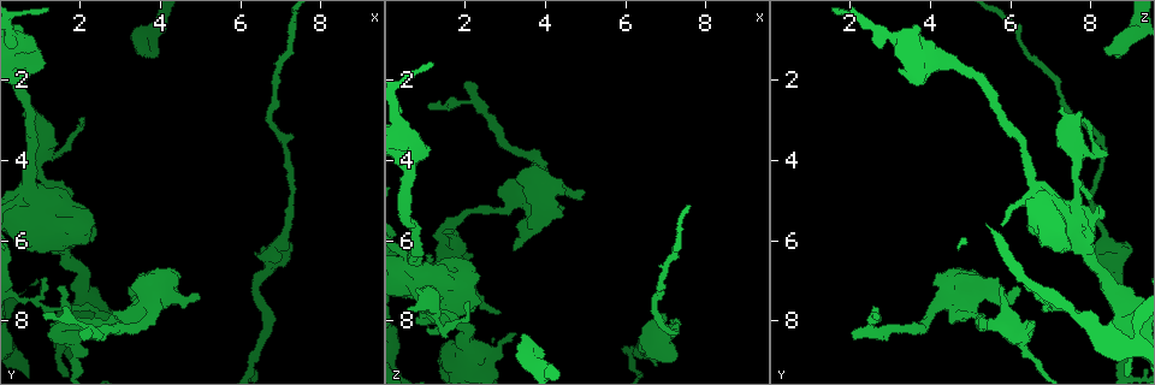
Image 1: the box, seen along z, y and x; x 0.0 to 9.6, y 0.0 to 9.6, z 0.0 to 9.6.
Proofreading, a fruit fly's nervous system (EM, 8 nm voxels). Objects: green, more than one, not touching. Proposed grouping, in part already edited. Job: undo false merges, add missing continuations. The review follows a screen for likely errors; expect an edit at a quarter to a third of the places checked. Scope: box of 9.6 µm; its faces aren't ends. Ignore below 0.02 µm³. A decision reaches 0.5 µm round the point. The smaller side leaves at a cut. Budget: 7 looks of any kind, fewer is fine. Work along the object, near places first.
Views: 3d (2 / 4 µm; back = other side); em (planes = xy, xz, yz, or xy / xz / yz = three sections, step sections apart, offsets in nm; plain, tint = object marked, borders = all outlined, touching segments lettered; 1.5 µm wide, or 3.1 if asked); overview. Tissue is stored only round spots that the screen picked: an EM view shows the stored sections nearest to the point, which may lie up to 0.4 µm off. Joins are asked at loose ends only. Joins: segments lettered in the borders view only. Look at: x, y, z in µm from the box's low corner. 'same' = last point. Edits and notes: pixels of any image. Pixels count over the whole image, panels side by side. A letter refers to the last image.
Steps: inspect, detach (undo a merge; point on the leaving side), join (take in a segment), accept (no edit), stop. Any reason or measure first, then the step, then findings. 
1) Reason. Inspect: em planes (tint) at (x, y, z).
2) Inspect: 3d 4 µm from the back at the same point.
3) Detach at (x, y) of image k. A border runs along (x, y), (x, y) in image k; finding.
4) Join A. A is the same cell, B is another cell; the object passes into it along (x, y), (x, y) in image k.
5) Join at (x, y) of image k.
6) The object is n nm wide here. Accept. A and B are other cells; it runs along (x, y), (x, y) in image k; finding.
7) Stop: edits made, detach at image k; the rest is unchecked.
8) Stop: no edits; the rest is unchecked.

Calibre changes. Inspect: em planes (tint) at (3.10, 7.80, 4.95).

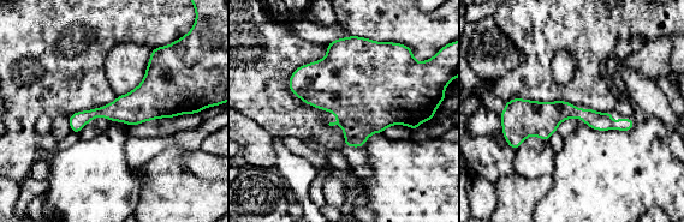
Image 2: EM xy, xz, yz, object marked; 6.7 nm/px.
Inspect: em planes (borders) at the same point.

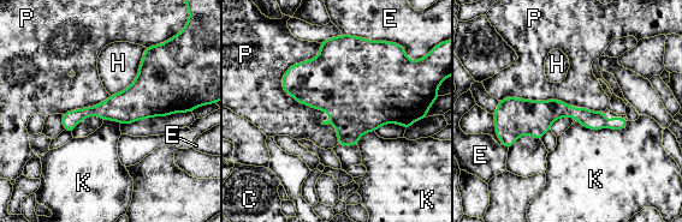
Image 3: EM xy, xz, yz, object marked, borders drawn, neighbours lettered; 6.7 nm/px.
Accept. C, E, H, K and P are other cells; it runs along (624, 121), (546, 112), (498, 127) in image 3; continuous, no second neuron.

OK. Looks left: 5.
Inspect: 3d 4 µm at (1.05, 7.80, 2.60).

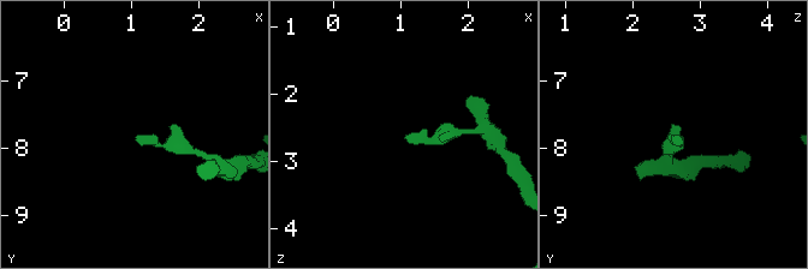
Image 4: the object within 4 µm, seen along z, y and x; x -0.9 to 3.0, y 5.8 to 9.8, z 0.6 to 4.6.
Shape alone is not enough. Inspect: em planes (plain) at (1.05, 7.80, 2.60).

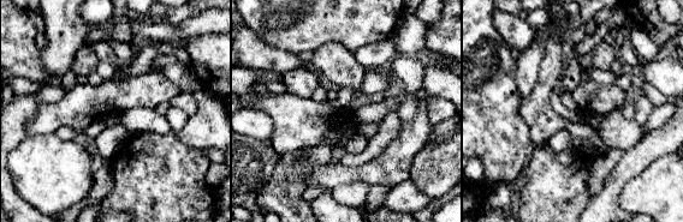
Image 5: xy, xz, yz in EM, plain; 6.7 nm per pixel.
Inspect: em planes (borders) at the same point.

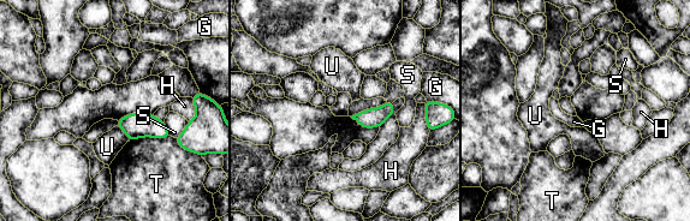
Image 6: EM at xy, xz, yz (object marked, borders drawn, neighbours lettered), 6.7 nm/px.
Accept. G, H, S, T and U are other cells; a border runs along (116, 120), (117, 125) in image 6; no lettered segment goes on from it.

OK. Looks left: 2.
Free end. Inspect: 3d 4 µm at (6.95, 6.50, 7.80).

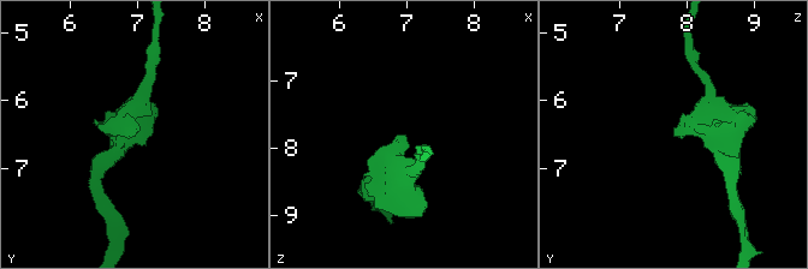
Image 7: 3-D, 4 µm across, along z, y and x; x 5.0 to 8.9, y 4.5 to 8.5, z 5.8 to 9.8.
Shape alone is not enough. Inspect: em planes (borders) at (6.95, 6.50, 7.80).

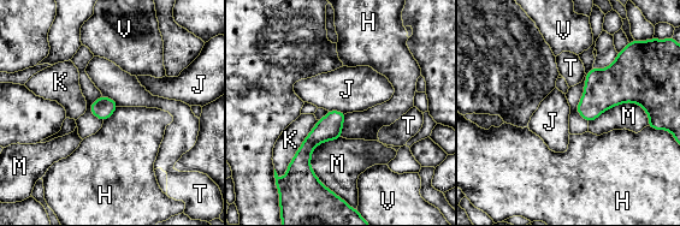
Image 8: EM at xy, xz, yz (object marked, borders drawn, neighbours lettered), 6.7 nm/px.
Accept. H, J, K, M, T and V are other cells; it runs along (341, 114), (306, 148), (295, 166) in image 8; no lettered segment goes on from it.

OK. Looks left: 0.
Stop: no edits; the rest is unchecked.

